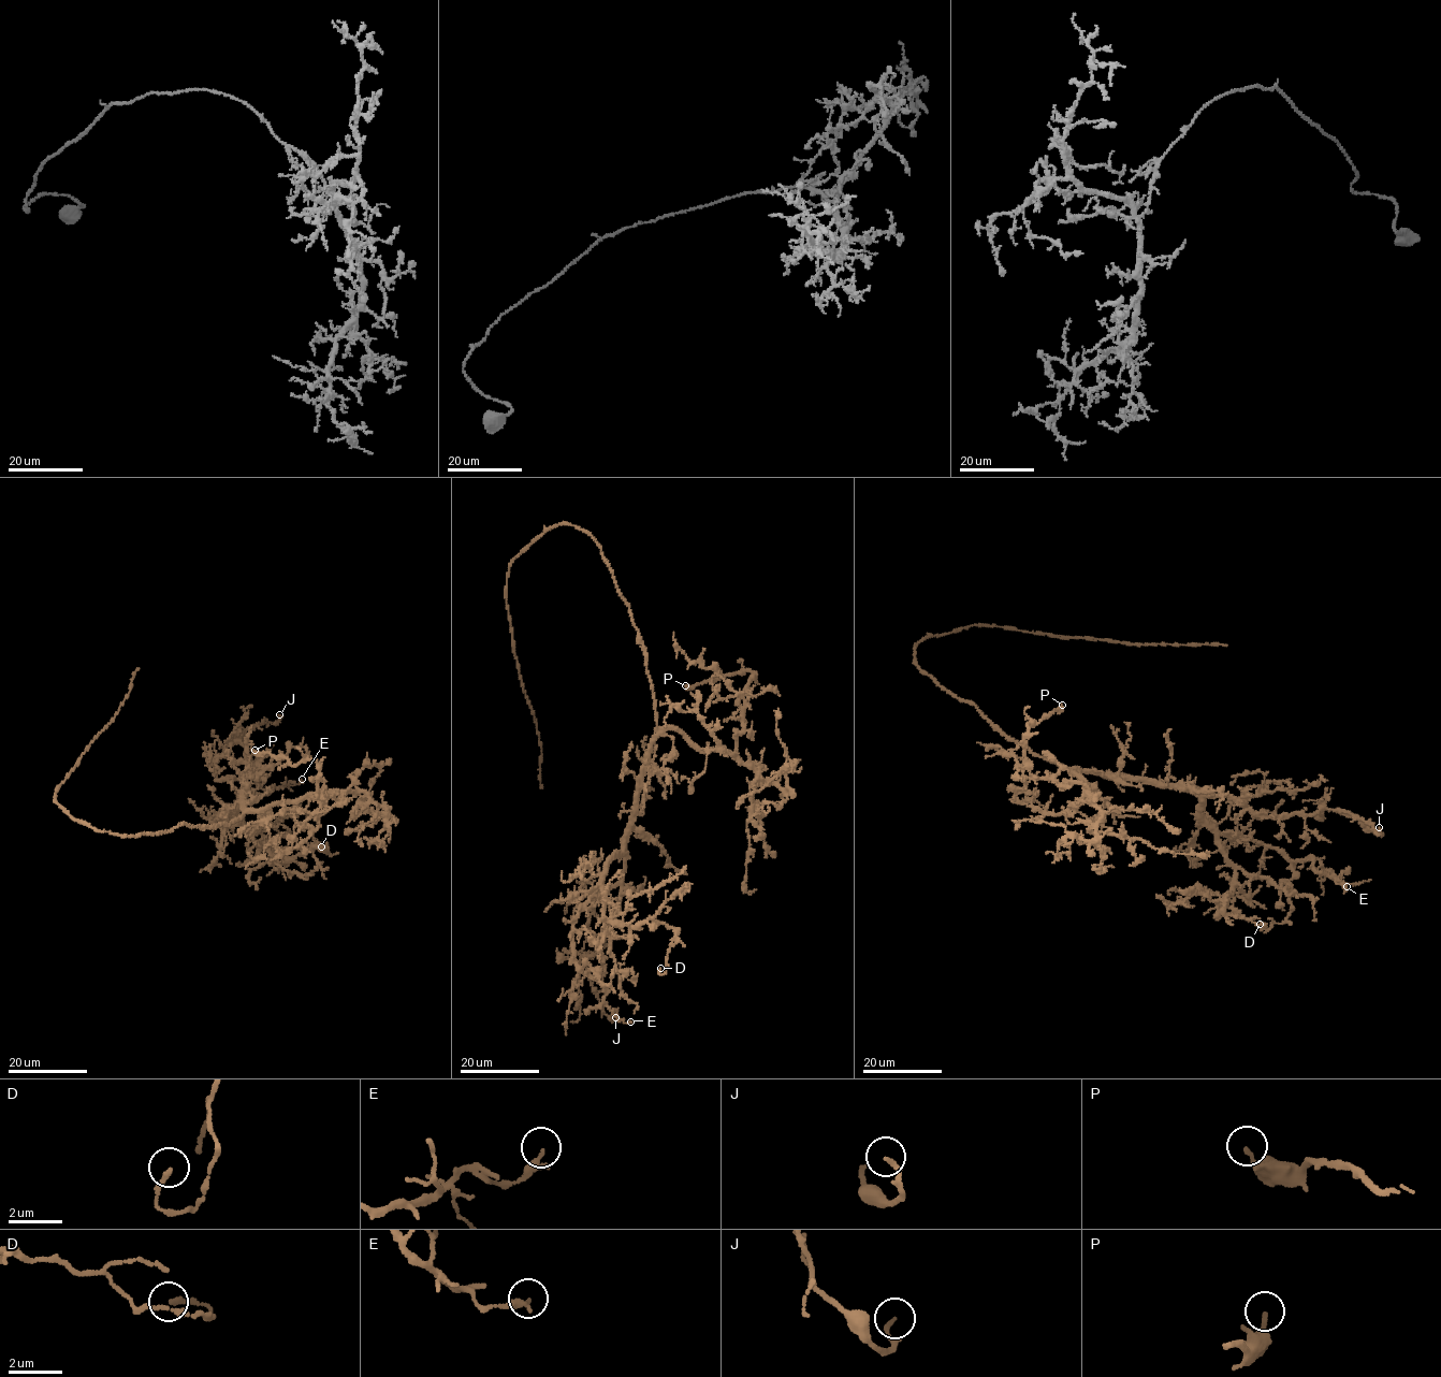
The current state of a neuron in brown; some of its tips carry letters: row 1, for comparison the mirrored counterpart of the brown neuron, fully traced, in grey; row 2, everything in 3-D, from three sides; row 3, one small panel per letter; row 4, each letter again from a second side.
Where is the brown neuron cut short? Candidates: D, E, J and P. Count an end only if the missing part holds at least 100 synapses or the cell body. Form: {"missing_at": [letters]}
{"missing_at": []}

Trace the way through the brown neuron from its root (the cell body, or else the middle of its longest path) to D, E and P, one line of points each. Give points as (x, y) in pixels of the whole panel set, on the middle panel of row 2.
D: (638, 634), (656, 734), (630, 834), (600, 885), (601, 912), (621, 925), (651, 918), (675, 929), (660, 968)
E: (638, 634), (656, 734), (630, 834), (578, 914), (571, 945), (577, 968), (599, 983), (612, 1013), (630, 1022)
P: (638, 634), (656, 728), (679, 732), (700, 748), (734, 754), (748, 682), (756, 673), (745, 669), (685, 685)

